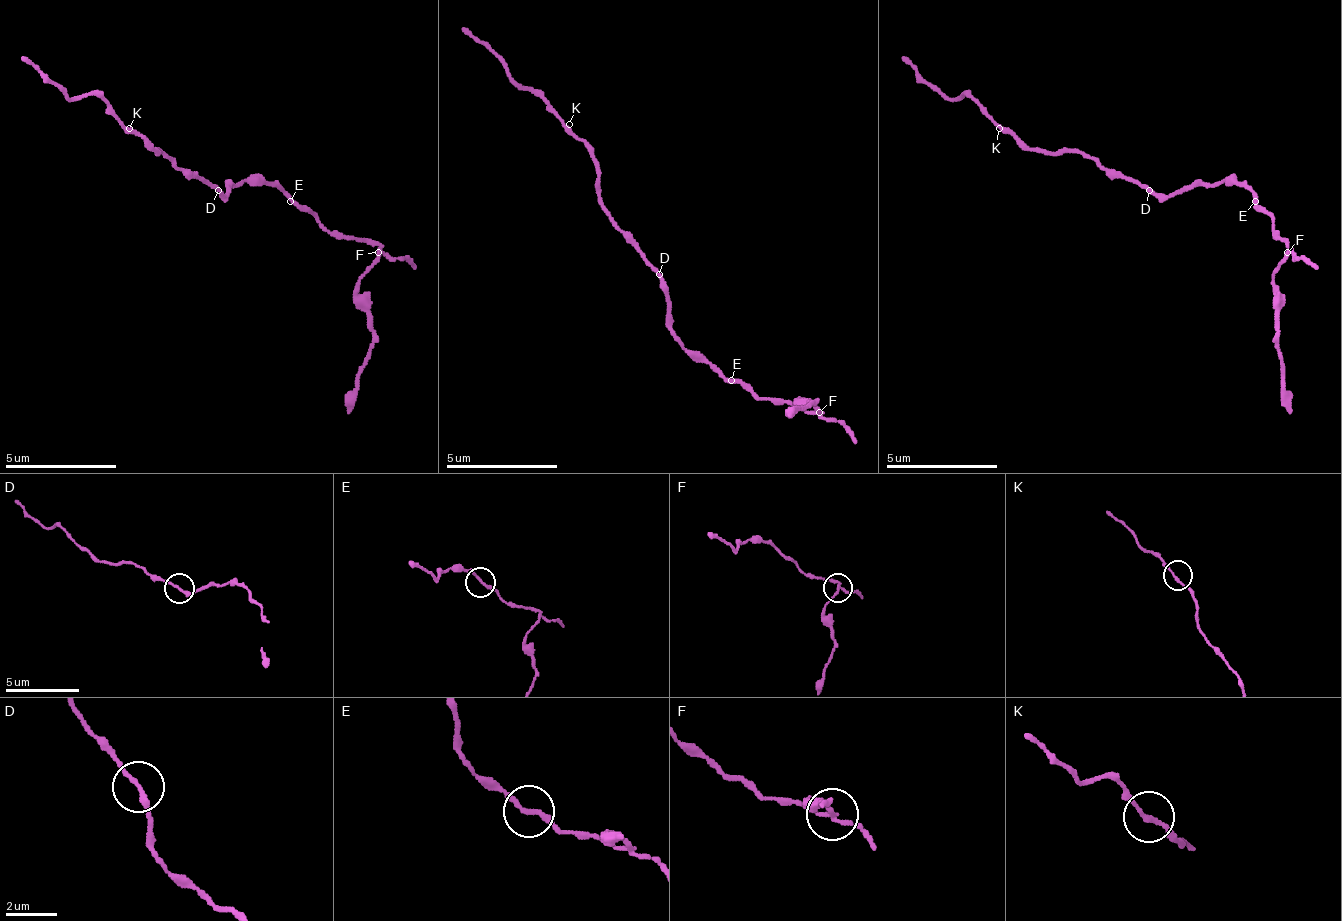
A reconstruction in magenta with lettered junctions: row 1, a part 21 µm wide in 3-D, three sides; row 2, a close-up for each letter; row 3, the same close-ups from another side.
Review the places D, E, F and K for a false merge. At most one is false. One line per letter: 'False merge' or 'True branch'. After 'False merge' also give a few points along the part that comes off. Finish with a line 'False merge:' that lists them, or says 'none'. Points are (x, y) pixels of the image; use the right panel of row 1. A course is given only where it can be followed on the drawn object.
D: True branch
E: True branch
F: False merge. Course of the part to remove: (1288, 251), (1271, 279), (1277, 306), (1277, 345), (1288, 412)
K: True branch
False merge: F

